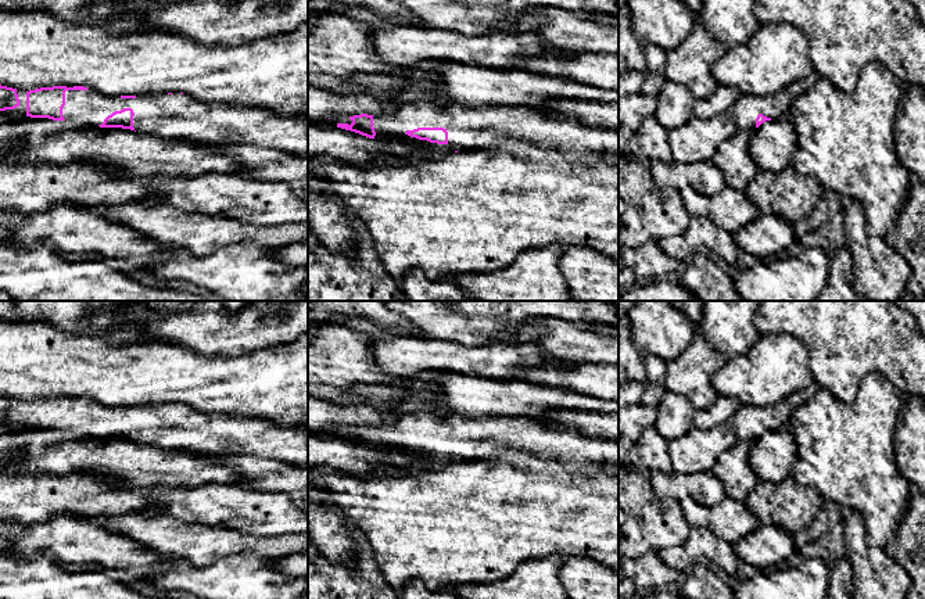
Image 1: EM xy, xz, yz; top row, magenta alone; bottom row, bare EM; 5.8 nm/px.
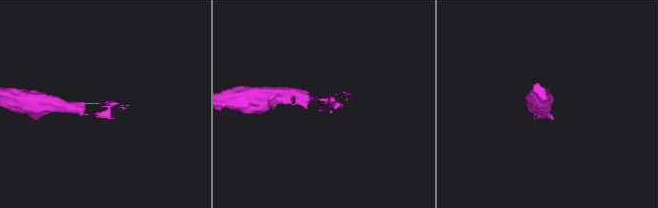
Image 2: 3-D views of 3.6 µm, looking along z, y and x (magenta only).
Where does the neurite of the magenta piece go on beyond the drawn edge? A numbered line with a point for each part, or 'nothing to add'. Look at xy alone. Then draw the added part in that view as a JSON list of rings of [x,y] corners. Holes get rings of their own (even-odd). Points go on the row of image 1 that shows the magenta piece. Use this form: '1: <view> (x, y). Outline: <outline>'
1: xy (21, 110). Outline: [[[17,89],[17,94],[19,98],[19,105],[14,110],[6,110],[4,112],[11,115],[25,116],[26,115],[26,92]]]
2: xy (175, 115). Outline: [[[93,89],[67,90],[65,121],[101,125],[115,111],[132,108],[133,128],[165,139],[201,146],[258,146],[308,155],[308,119],[284,116],[266,107],[204,105],[180,93],[136,98],[105,96]]]

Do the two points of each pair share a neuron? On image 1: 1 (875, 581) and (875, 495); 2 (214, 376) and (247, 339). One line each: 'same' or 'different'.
1: different
2: different

